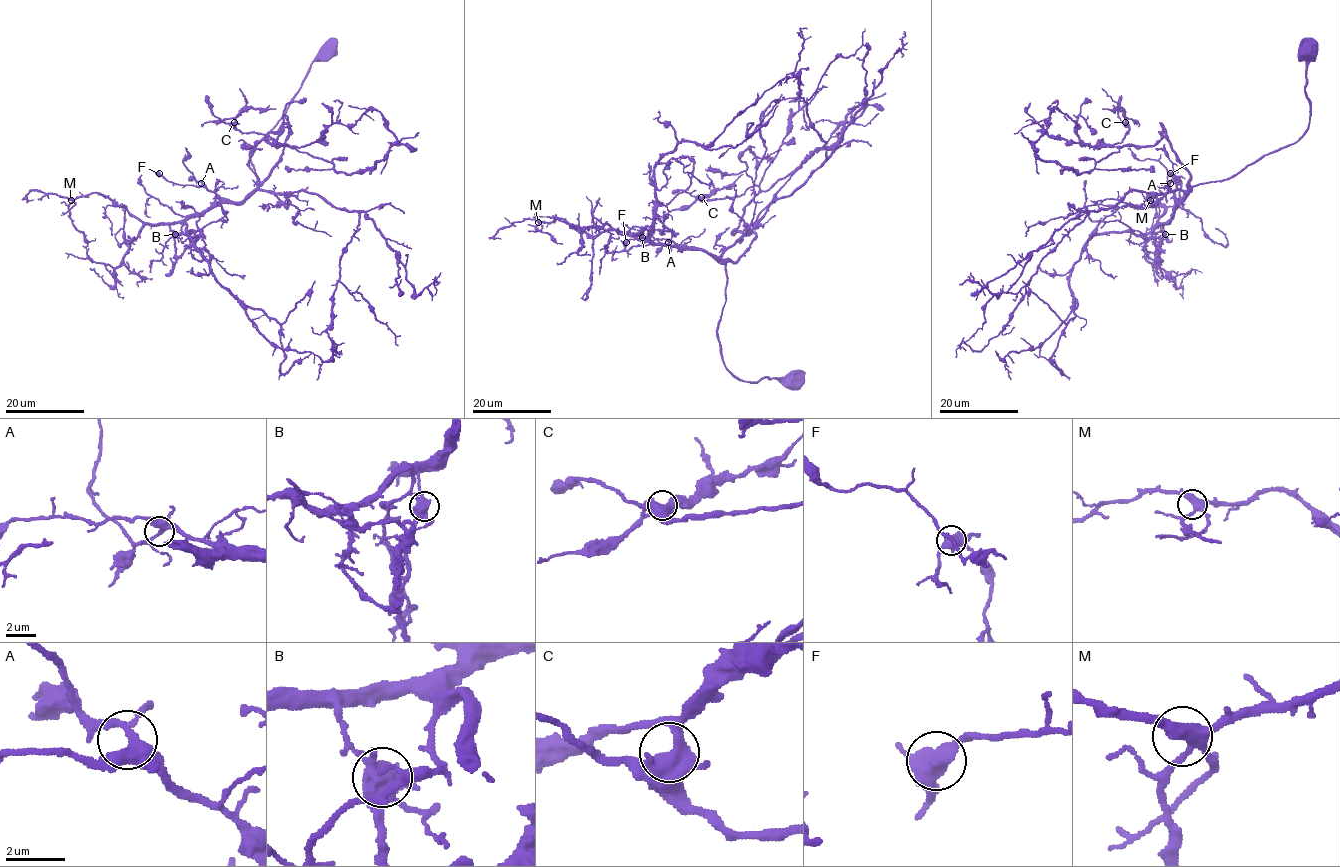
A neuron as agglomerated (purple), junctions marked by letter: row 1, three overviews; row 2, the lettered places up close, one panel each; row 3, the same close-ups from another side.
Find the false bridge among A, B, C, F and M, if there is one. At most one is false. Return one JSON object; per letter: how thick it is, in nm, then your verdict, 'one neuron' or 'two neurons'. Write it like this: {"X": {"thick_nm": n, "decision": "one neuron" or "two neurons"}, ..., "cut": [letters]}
{"A": {"thick_nm": 320, "decision": "one neuron"}, "B": {"thick_nm": 480, "decision": "two neurons"}, "C": {"thick_nm": 480, "decision": "one neuron"}, "F": {"thick_nm": 460, "decision": "one neuron"}, "M": {"thick_nm": 400, "decision": "one neuron"}, "cut": ["B"]}

